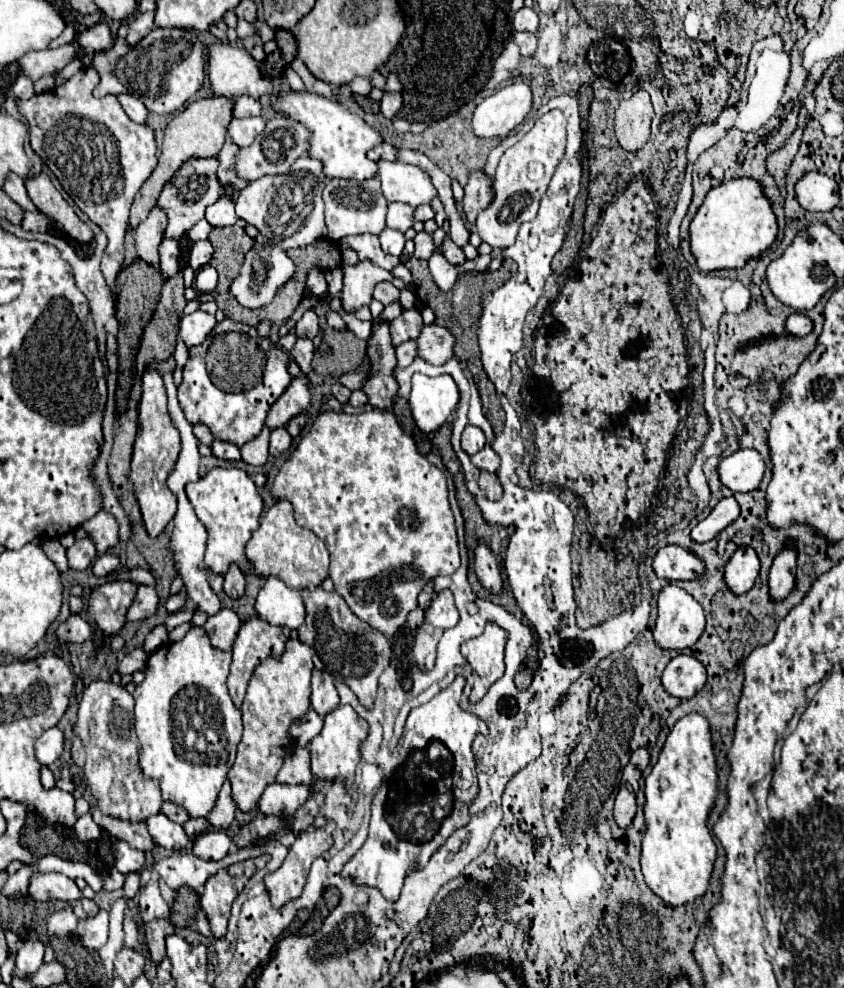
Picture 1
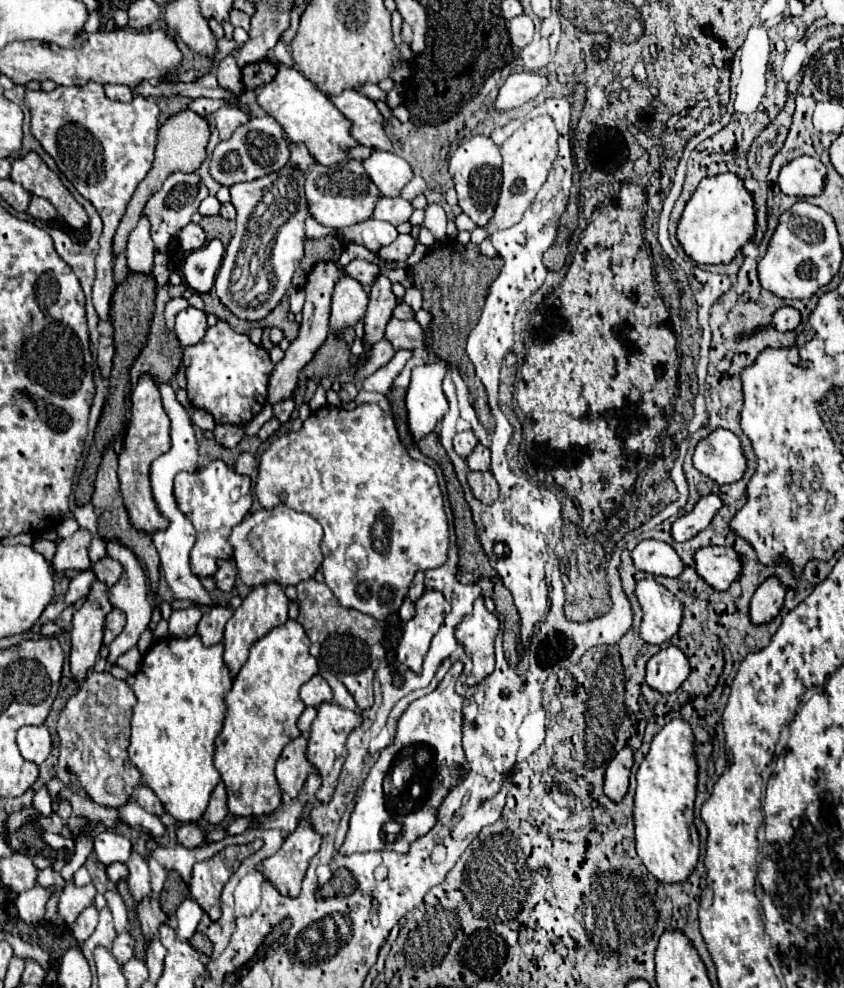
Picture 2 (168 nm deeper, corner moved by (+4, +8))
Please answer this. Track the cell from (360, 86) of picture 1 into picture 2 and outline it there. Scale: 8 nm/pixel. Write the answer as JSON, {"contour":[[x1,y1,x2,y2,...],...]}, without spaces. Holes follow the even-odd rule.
{"contour":[[361,84,361,86,355,86,355,90,363,96,367,96,369,100,385,100,385,92,379,90,377,84]]}

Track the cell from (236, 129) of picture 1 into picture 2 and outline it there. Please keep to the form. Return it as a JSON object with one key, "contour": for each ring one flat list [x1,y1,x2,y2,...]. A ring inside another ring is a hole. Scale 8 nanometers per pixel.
{"contour":[[223,106,215,112,215,126,219,130,221,140,227,140,235,132,235,128,239,128,241,124,247,124,247,120,249,120,249,114,245,114,235,106]]}

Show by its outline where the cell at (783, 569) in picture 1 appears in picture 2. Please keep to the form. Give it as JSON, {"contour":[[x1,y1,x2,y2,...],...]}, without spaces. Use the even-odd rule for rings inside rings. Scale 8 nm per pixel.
{"contour":[[769,576,755,590,755,594,751,598,751,620,755,624,773,620,783,606,783,598,785,598,783,584,779,584,779,580,775,580,775,576]]}

